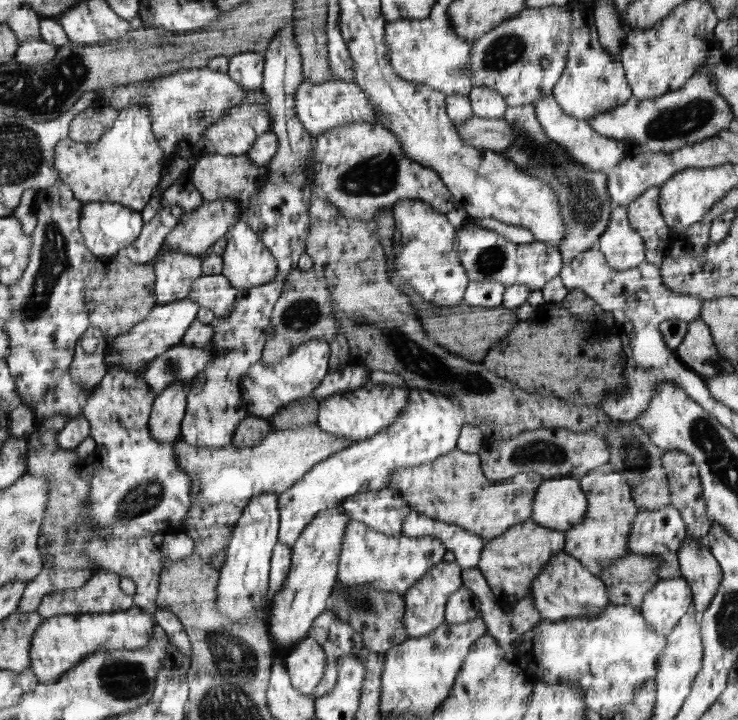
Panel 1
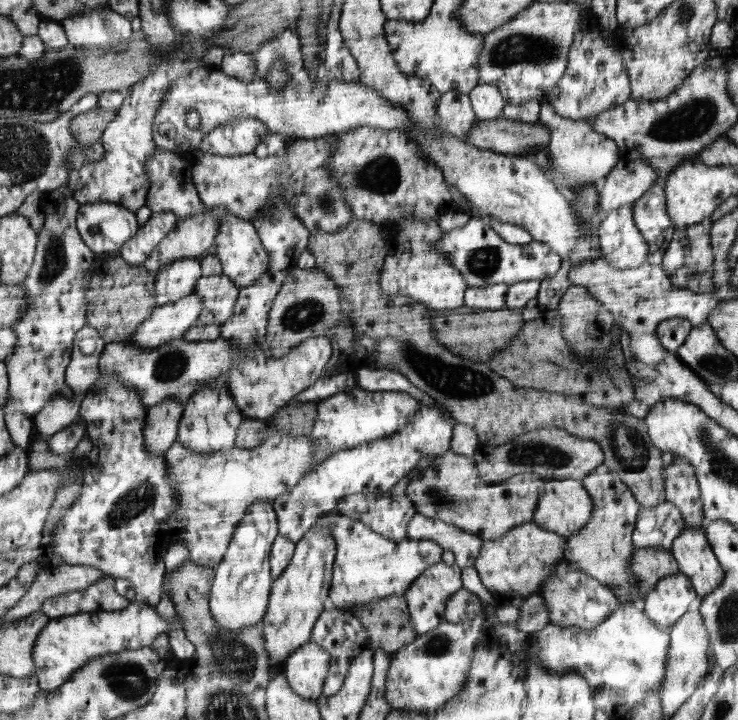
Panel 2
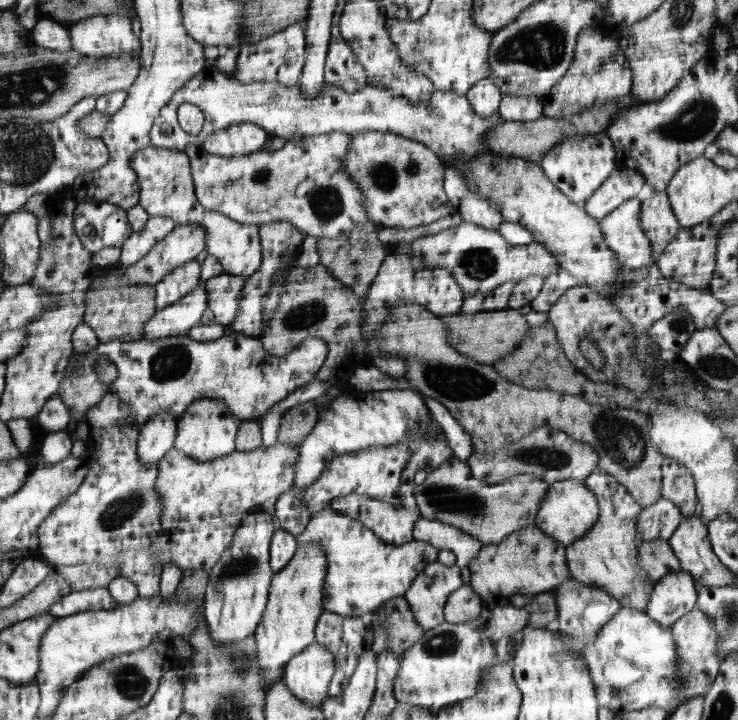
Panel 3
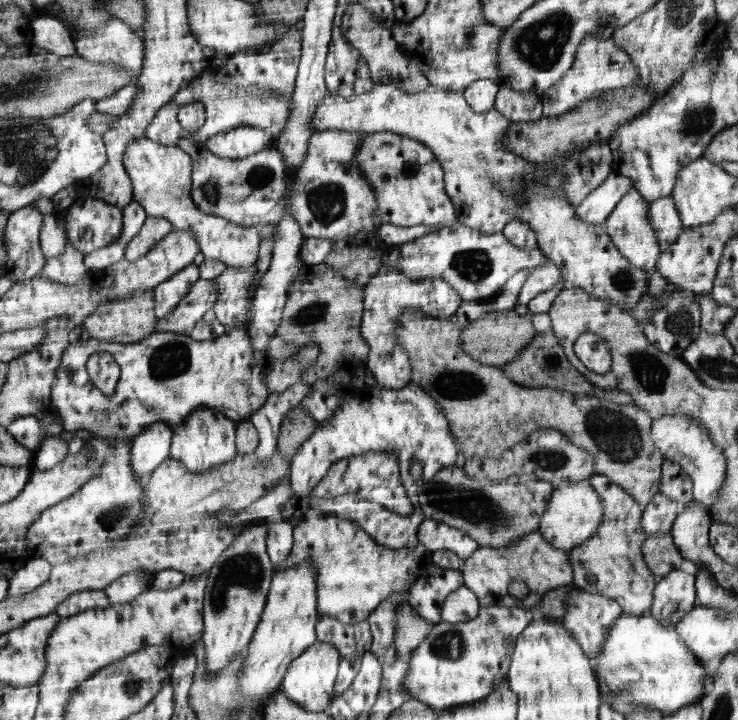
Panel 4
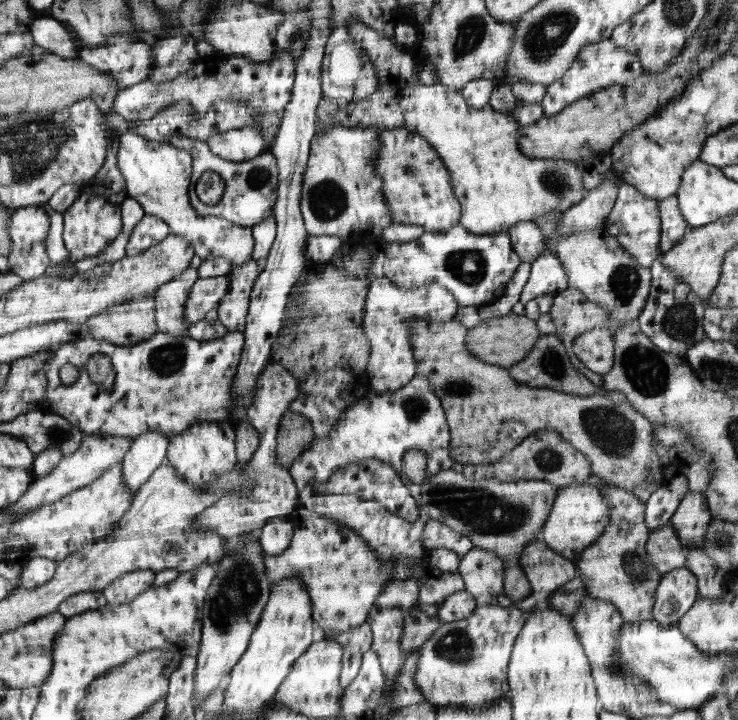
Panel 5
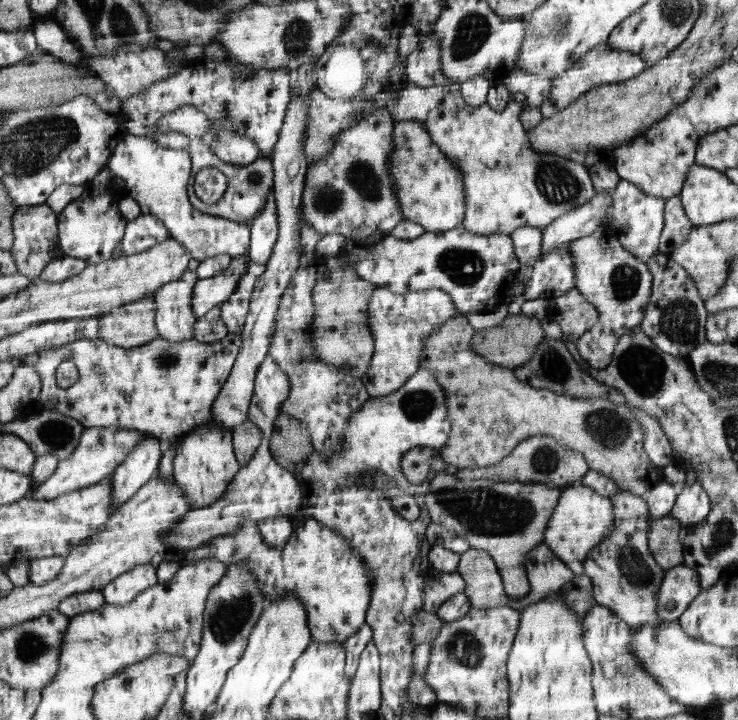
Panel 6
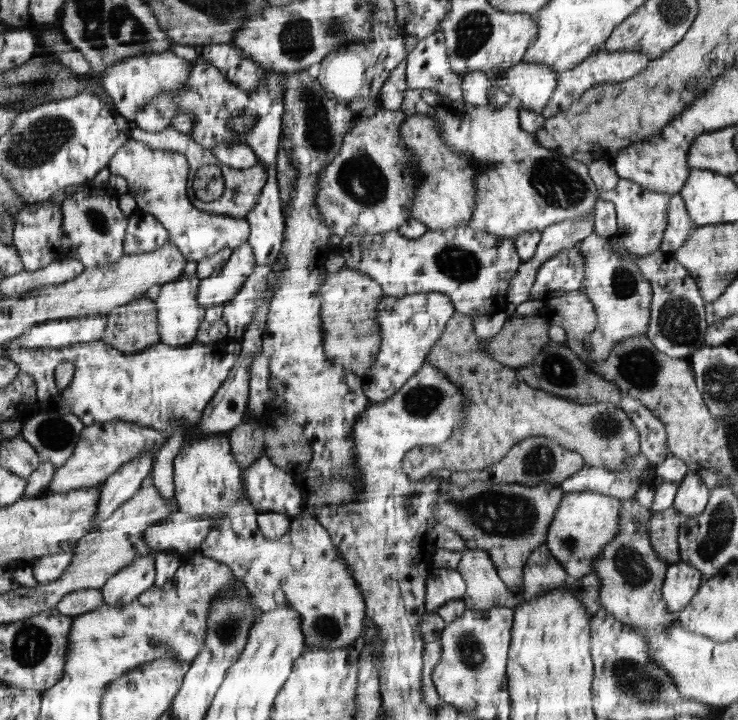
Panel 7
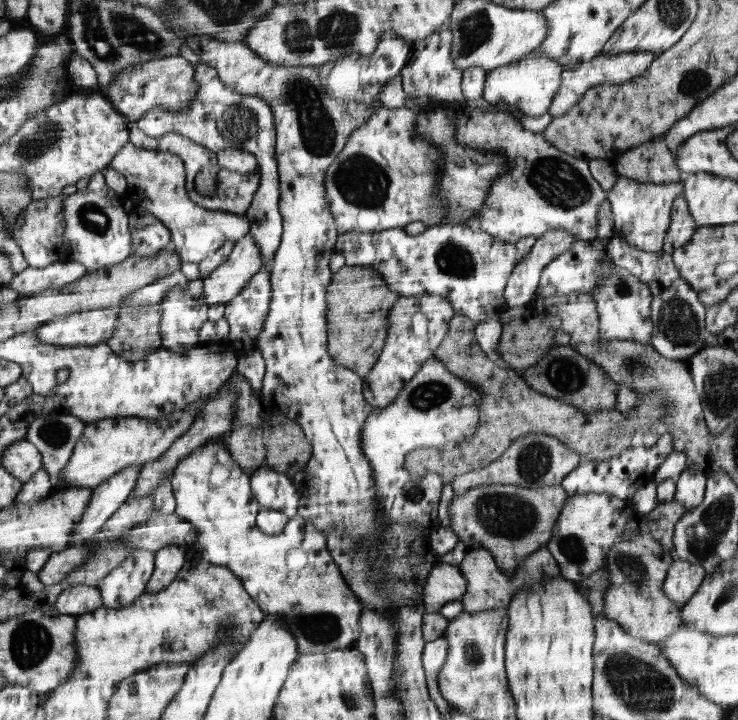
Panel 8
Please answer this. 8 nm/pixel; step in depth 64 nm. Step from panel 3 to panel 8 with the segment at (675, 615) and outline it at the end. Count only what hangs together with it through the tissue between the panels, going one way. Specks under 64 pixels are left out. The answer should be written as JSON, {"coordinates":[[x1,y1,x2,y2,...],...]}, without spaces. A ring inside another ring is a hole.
{"coordinates":[[674,558,662,585,663,594,681,609,694,596,704,577,706,573,701,566]]}

